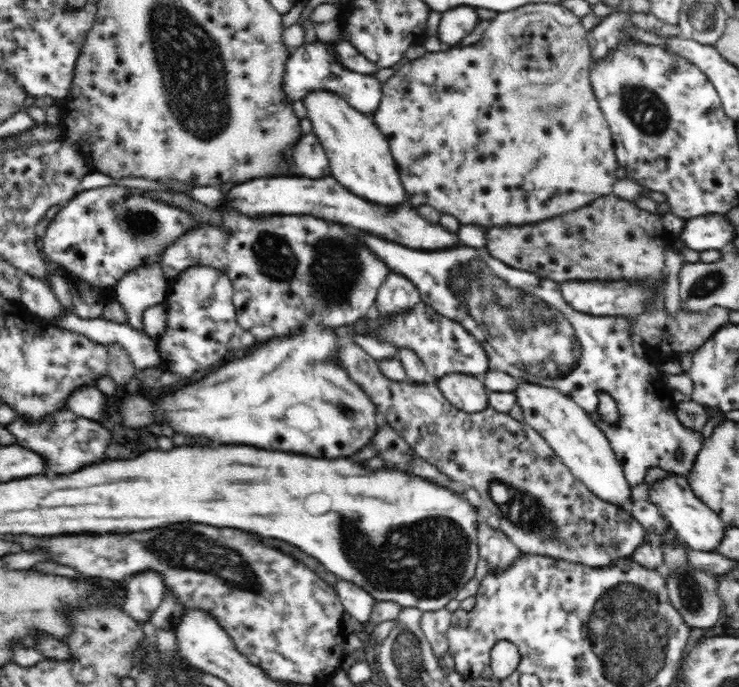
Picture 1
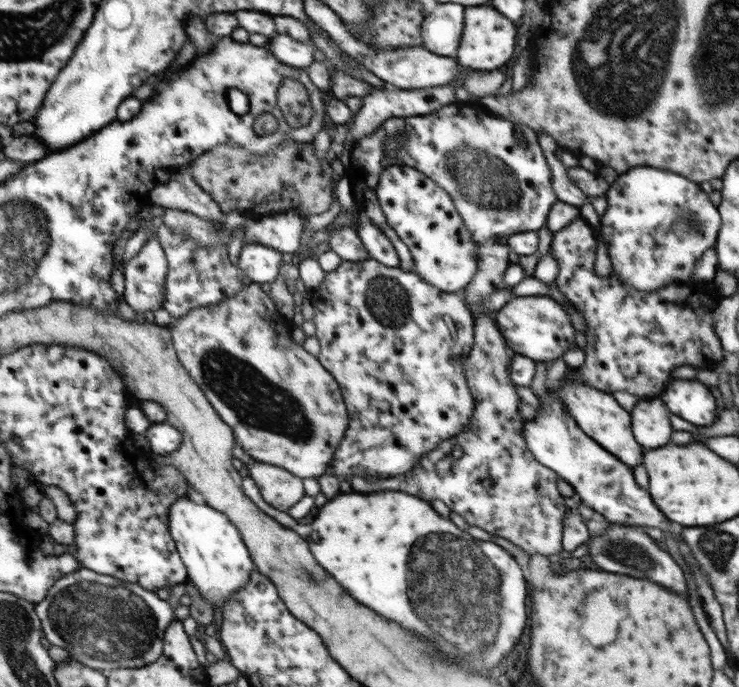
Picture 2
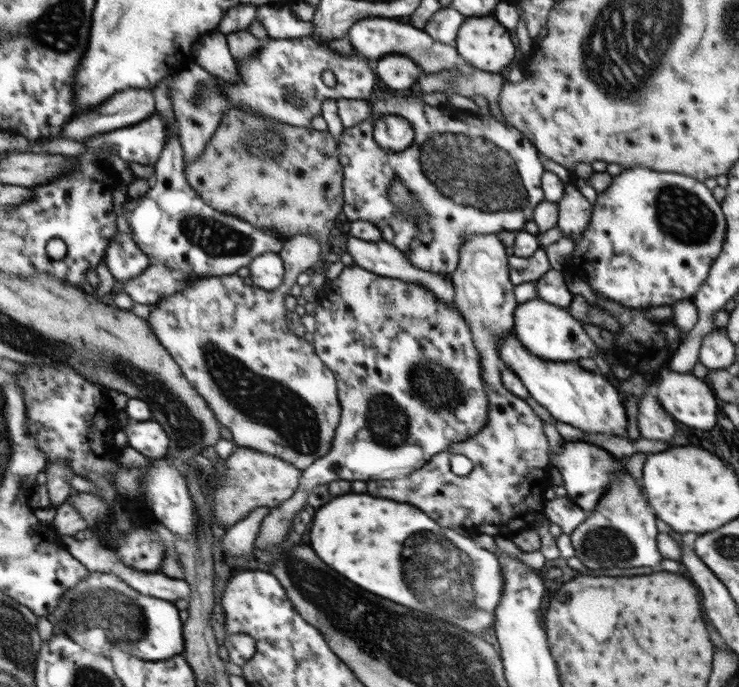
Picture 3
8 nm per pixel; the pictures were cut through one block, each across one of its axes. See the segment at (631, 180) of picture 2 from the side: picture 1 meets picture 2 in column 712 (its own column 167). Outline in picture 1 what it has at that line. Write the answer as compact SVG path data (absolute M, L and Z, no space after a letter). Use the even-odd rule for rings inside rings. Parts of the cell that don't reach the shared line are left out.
M108 186L84 190L61 206L60 211L49 222L39 245L50 261L62 265L66 272L103 296L106 291L114 292L118 281L125 274L131 273L142 263L153 263L166 248L199 226L202 226L202 222L197 222L190 213L170 203L152 200L146 193L133 195L130 188Z

